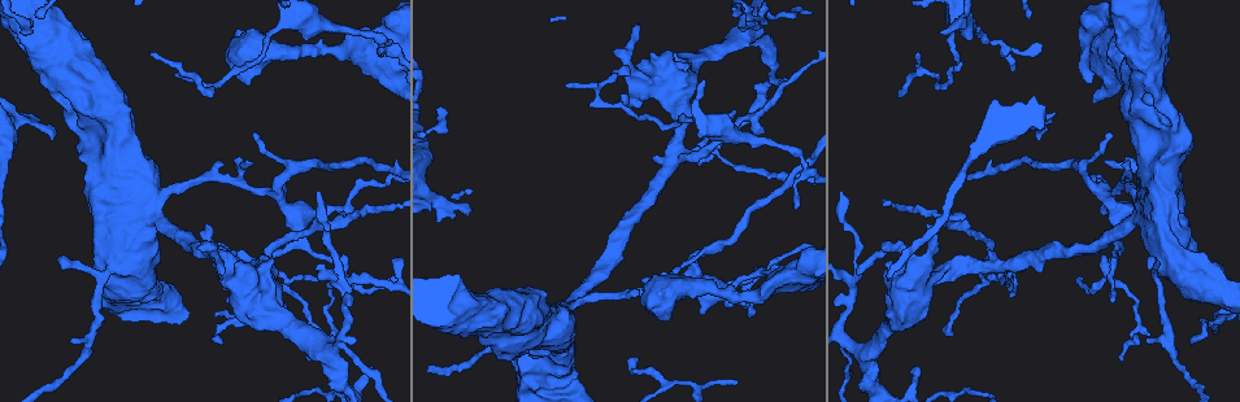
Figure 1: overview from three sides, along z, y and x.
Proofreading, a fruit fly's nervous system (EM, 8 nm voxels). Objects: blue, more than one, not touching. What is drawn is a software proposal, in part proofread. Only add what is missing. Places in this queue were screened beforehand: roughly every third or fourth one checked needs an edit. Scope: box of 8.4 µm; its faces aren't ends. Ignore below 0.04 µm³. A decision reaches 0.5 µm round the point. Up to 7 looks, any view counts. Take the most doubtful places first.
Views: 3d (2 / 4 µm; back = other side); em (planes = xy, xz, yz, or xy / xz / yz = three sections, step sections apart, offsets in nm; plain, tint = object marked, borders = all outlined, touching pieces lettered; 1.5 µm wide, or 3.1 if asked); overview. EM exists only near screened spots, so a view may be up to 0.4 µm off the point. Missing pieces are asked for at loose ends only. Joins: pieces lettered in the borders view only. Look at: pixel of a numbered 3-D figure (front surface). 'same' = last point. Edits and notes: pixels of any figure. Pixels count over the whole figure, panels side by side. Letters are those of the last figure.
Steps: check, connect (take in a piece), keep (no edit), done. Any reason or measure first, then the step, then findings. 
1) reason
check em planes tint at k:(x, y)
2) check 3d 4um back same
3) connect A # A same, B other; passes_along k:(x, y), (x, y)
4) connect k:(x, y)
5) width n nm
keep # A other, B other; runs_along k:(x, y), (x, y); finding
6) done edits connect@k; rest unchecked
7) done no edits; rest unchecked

thin end
check 3d 2um at 1:(471, 207)

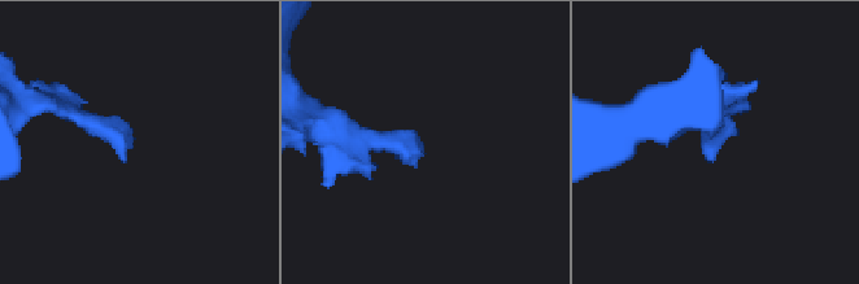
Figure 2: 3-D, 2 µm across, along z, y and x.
check em planes borders at 2:(419, 141)

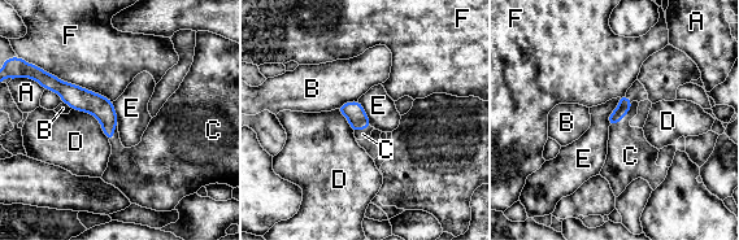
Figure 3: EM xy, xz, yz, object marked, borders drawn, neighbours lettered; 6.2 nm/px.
width 80 nm
connect C # A other, B other, C same, D other, E other, F other; passes_along 3:(625, 104), (624, 116), (629, 155); it goes on there

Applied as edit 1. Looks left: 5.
see it whole again
check overview

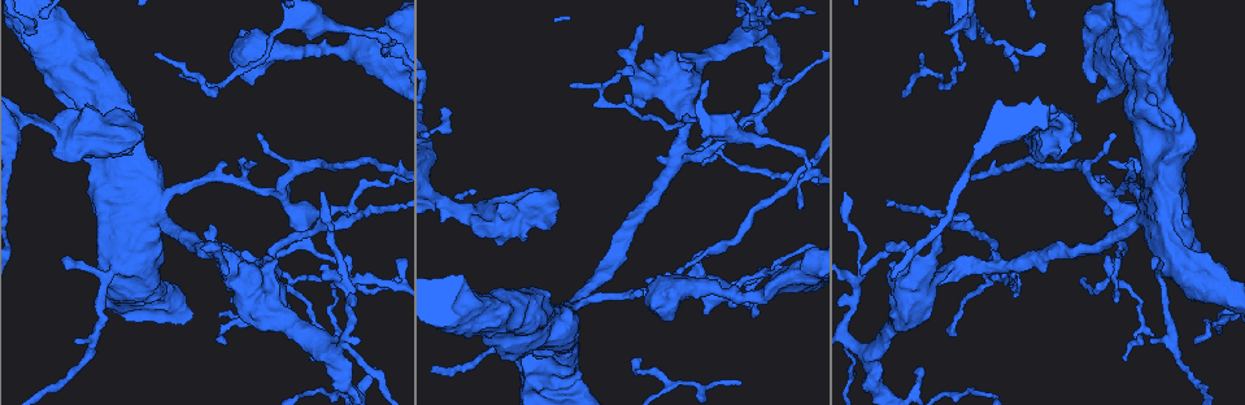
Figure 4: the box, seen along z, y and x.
thick end
check em yz step 8 borders at 4:(653, 52)

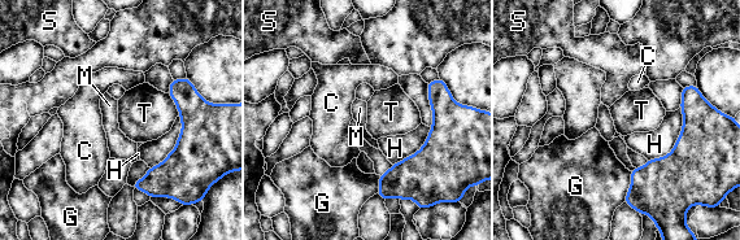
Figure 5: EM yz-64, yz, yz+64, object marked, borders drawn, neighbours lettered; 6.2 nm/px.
cut it another way
check em planes borders same

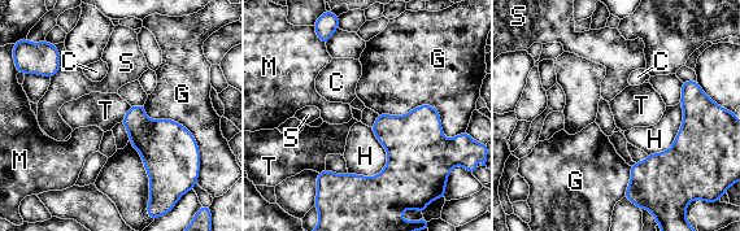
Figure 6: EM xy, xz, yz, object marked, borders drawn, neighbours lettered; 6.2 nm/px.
keep # C other, G other, H other, M other, S other, T other; border 6:(378, 113), (431, 105), (451, 139); none of them fits

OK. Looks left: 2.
done edits connect@3; rest unchecked

